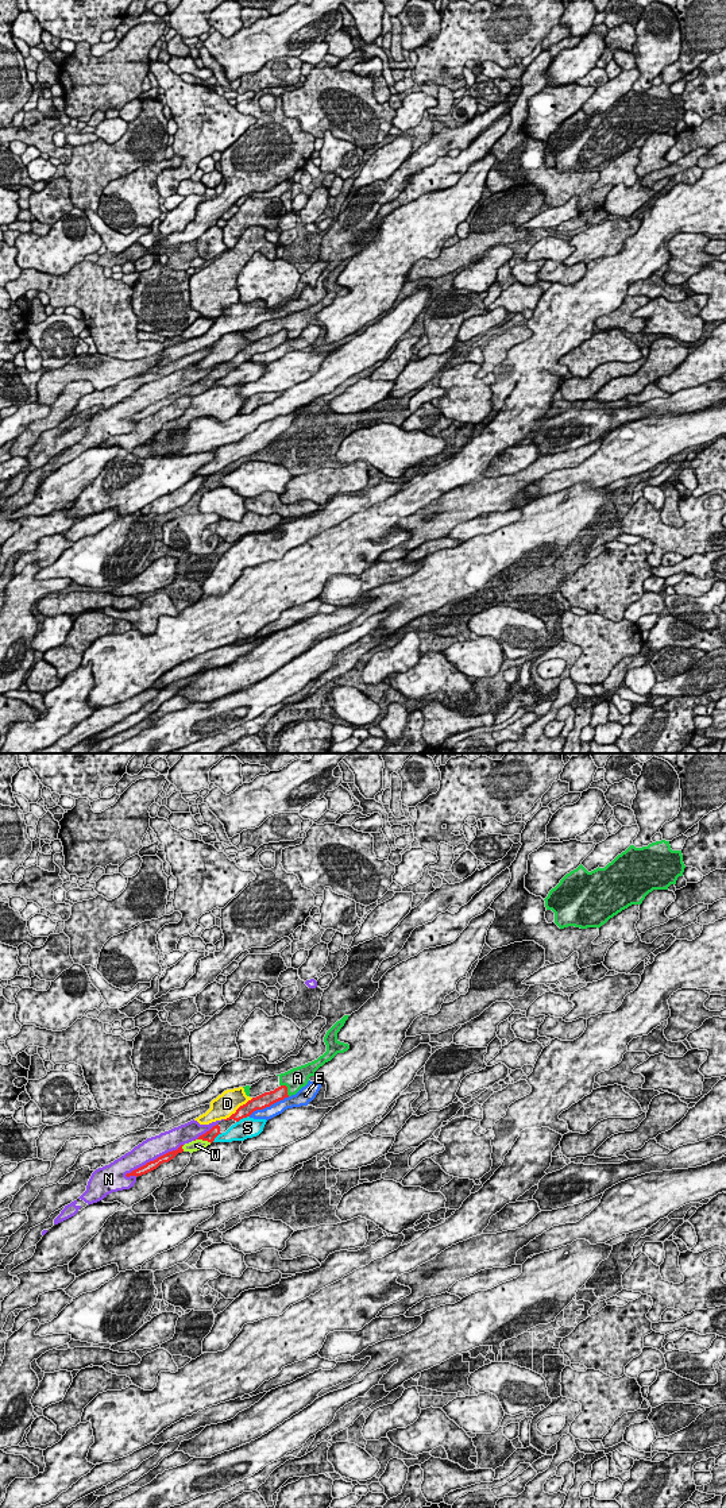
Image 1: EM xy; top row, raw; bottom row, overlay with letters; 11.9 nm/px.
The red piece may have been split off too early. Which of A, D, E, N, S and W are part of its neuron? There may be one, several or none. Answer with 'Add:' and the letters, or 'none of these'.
Add: W

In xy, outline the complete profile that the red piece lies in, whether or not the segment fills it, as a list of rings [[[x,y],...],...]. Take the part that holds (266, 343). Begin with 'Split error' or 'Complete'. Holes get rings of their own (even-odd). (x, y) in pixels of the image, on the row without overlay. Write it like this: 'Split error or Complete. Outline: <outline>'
Complete. Outline: [[[281,329],[281,331],[275,332],[274,335],[264,336],[256,342],[252,342],[246,348],[240,350],[235,358],[232,358],[229,362],[227,362],[224,365],[233,363],[233,365],[239,366],[240,363],[250,360],[254,355],[270,351],[271,348],[274,348],[279,344],[283,344],[285,342],[289,342],[287,331]]]

